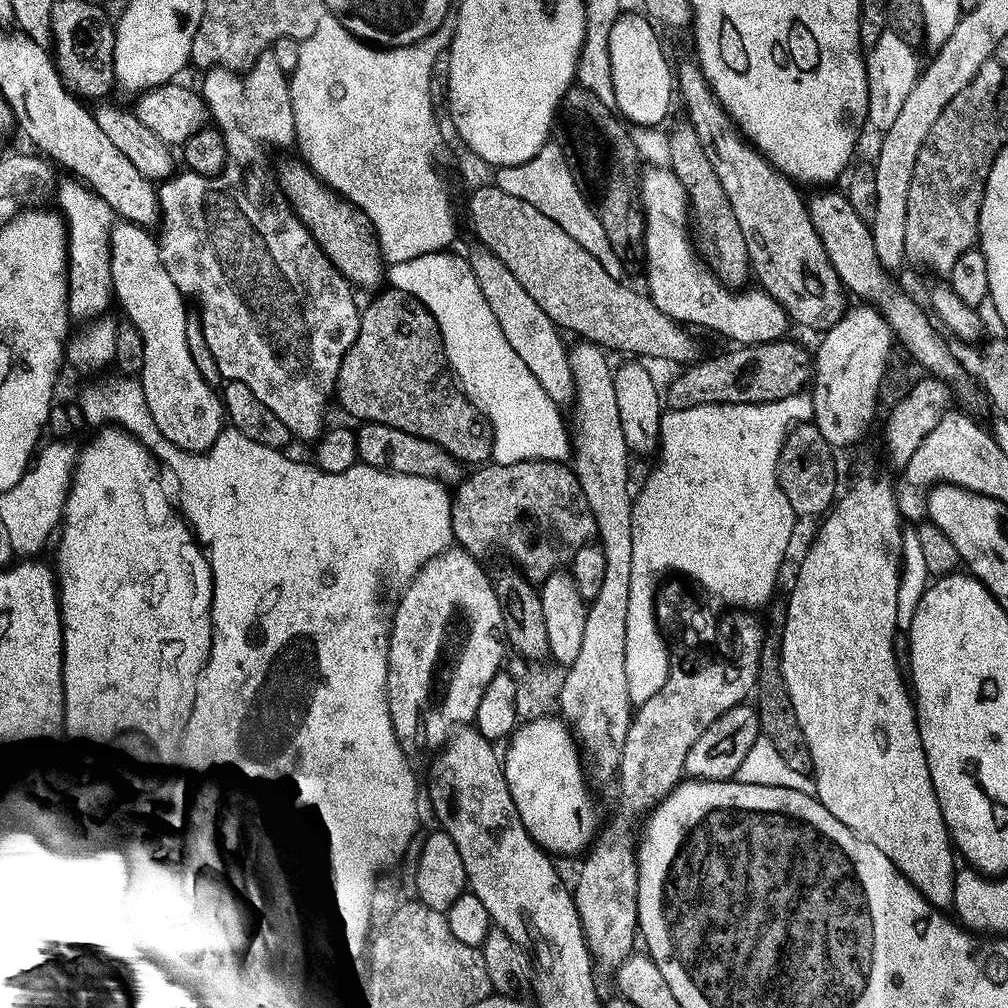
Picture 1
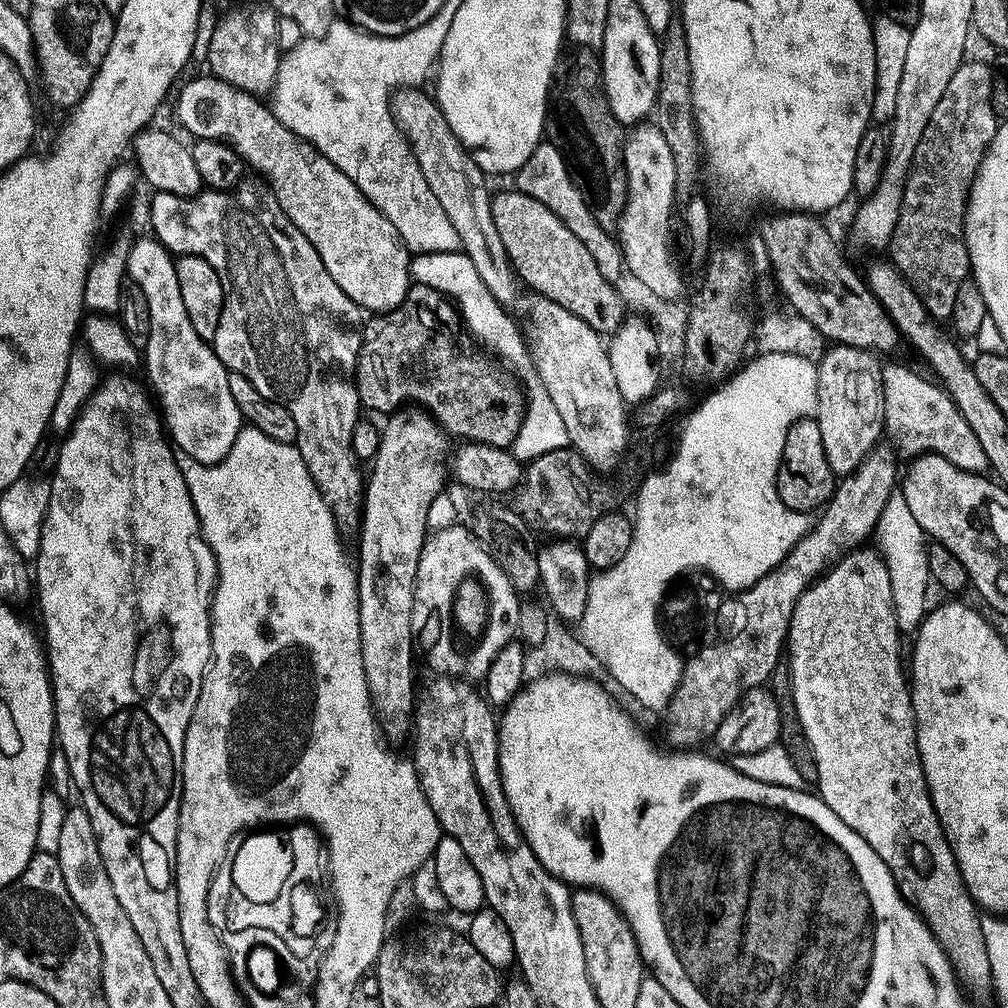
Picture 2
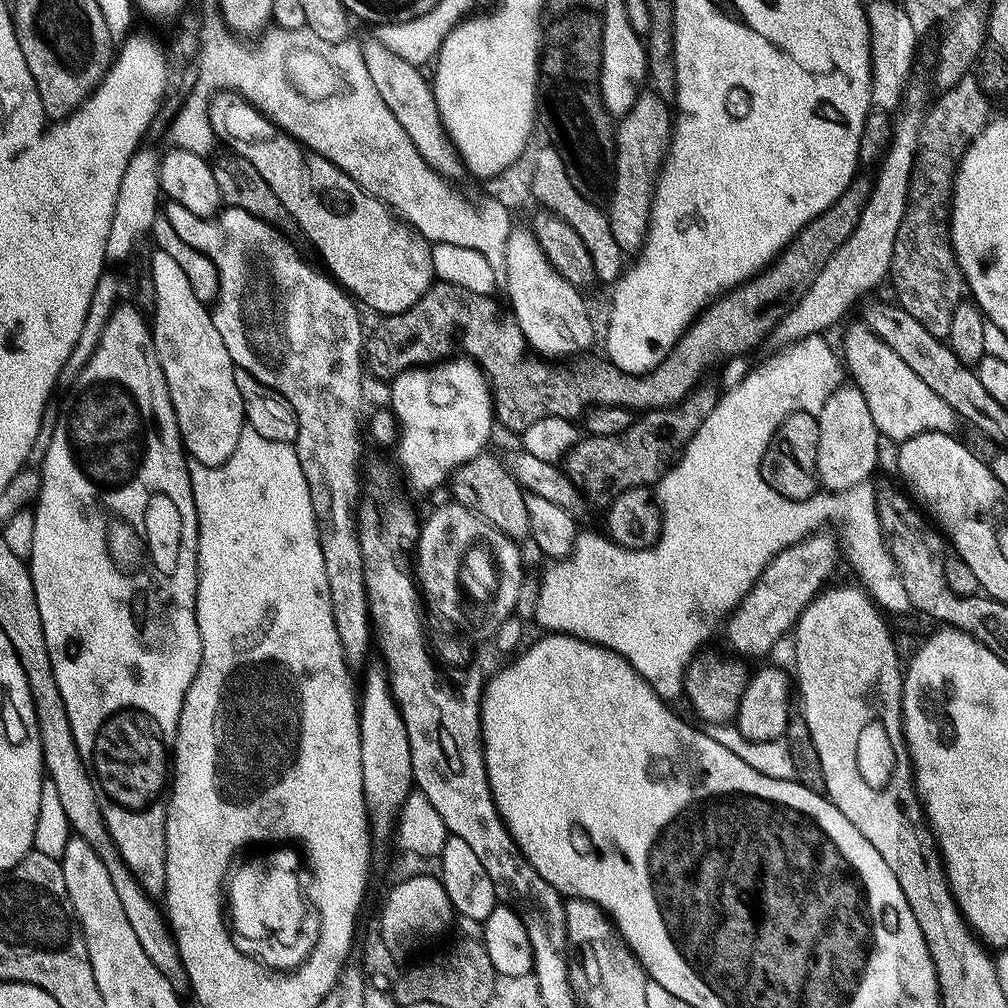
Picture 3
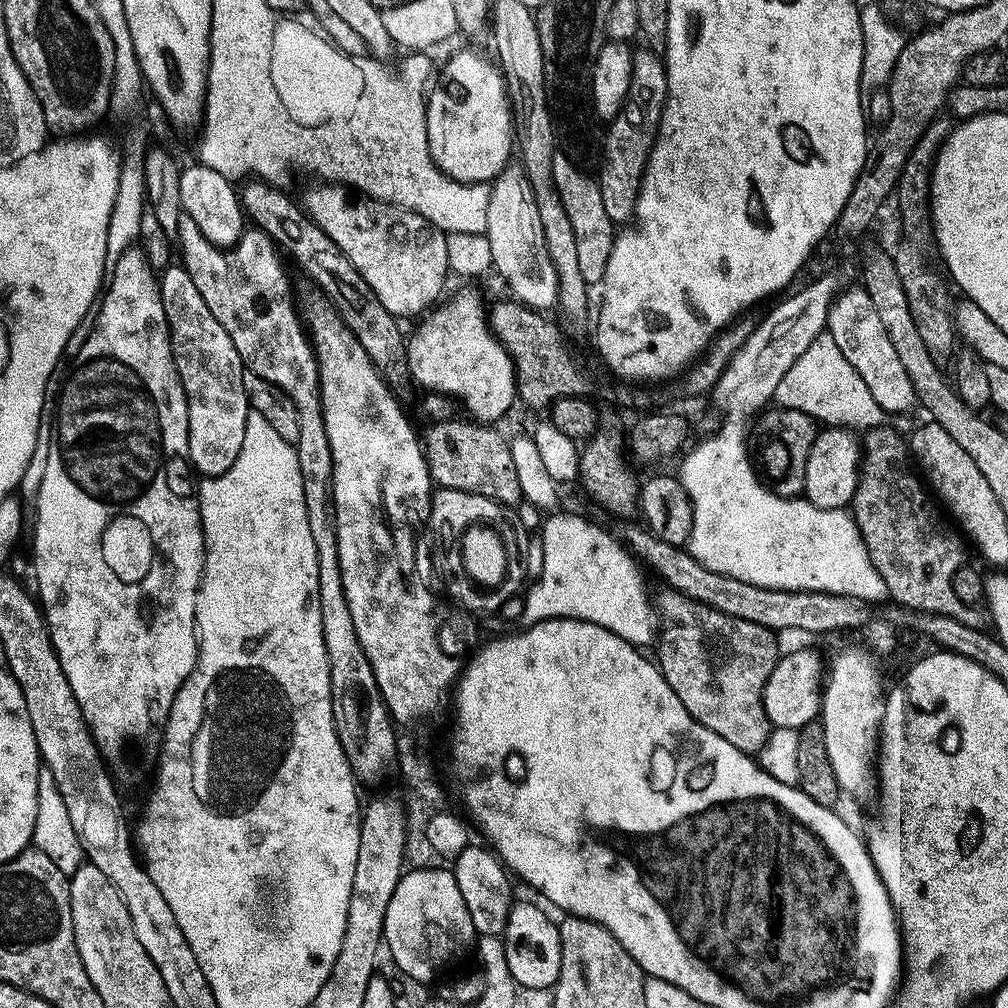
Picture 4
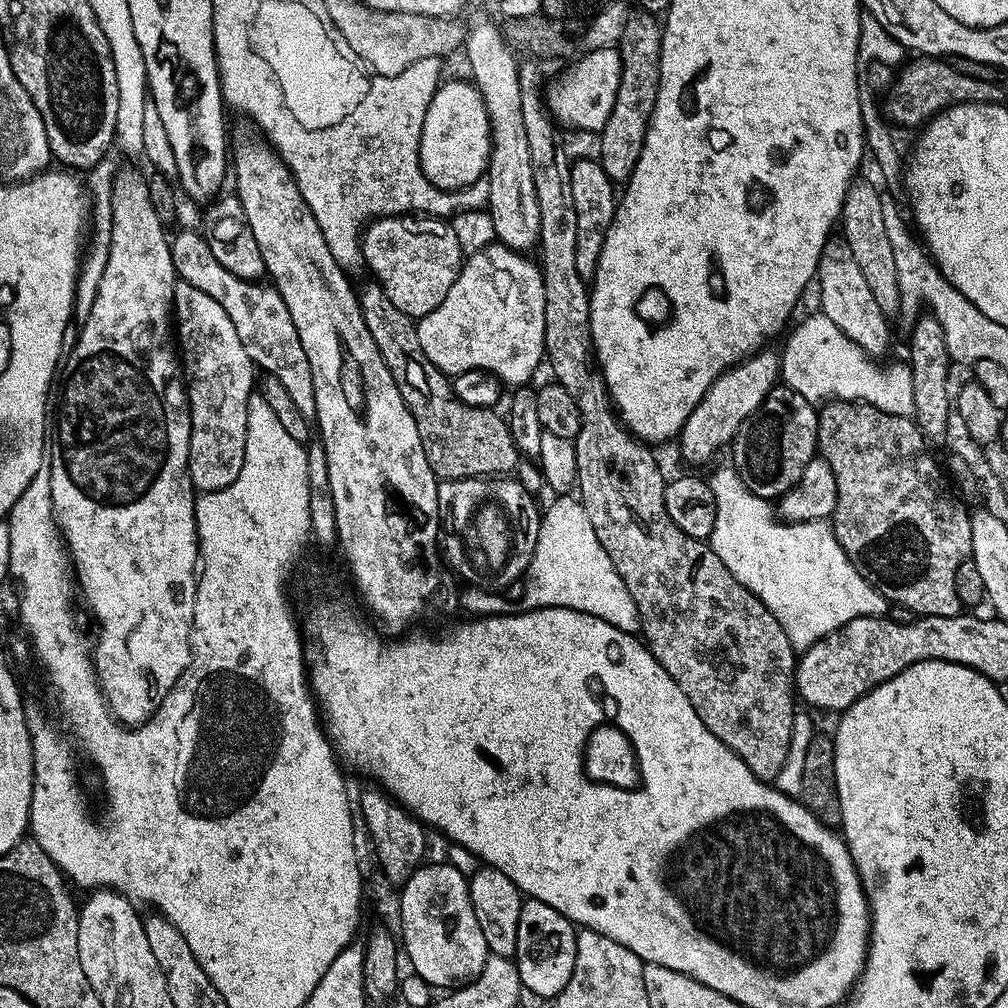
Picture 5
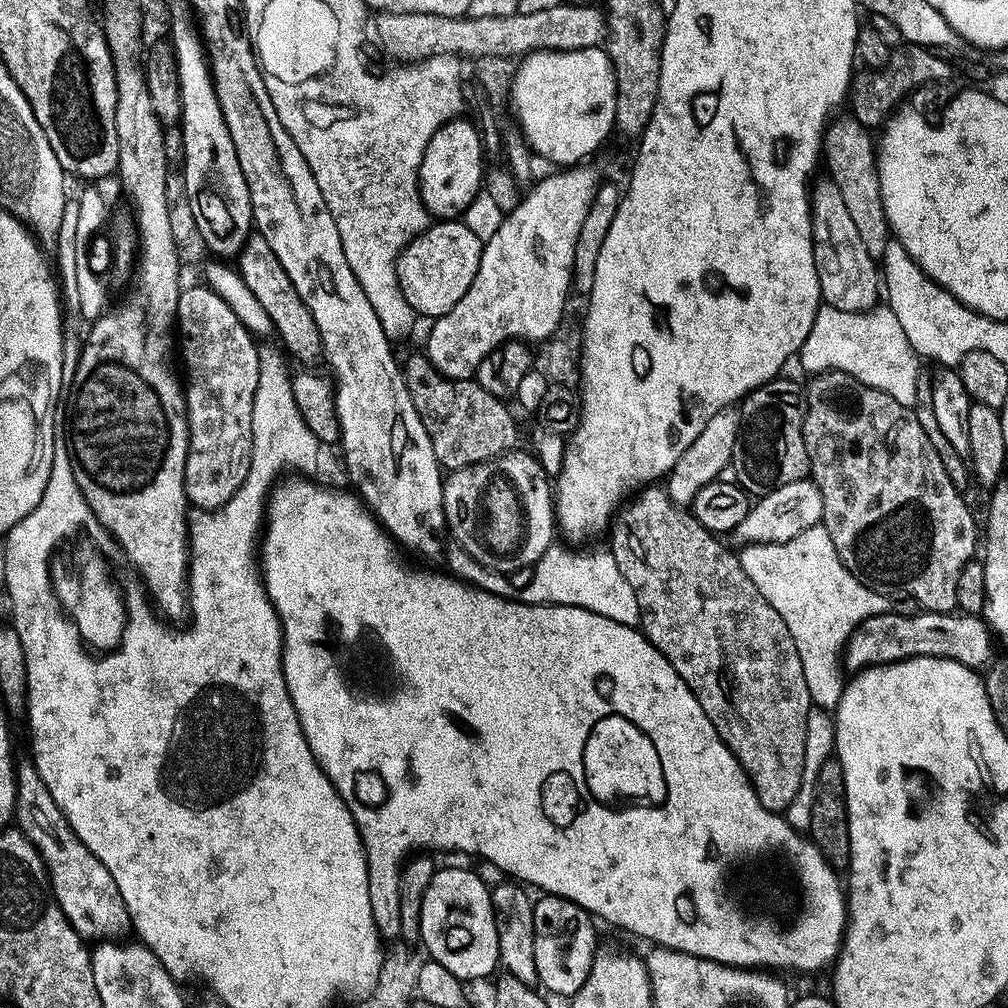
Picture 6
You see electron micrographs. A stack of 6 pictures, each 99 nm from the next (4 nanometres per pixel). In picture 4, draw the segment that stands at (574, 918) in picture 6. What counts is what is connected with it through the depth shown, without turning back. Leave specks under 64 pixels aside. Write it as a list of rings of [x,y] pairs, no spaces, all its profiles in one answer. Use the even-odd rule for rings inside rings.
[[[517,899],[512,905],[502,933],[507,965],[517,985],[523,988],[549,988],[562,970],[562,942],[557,921],[528,900]]]

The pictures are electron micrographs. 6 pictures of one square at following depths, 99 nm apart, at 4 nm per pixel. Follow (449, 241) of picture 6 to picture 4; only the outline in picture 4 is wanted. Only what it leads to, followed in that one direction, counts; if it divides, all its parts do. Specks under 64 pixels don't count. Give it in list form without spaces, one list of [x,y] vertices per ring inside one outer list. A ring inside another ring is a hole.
[[[316,182],[313,188],[306,189],[302,207],[316,225],[336,243],[338,250],[342,250],[342,254],[346,254],[350,262],[354,262],[354,270],[358,270],[358,274],[366,278],[366,286],[370,286],[370,290],[378,294],[378,302],[382,302],[382,306],[386,306],[386,310],[390,310],[392,316],[419,317],[427,313],[441,299],[440,291],[443,290],[448,276],[450,277],[446,235],[434,227],[426,217],[419,216],[411,208],[387,204],[384,200],[375,200],[373,196],[357,194],[345,185],[331,182]]]

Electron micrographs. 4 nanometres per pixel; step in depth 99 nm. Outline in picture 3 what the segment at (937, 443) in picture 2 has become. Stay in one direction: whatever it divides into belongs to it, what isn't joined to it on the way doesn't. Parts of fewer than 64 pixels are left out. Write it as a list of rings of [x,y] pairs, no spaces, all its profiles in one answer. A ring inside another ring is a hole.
[[[857,322],[845,330],[842,360],[854,384],[864,394],[881,437],[889,436],[893,442],[899,442],[923,432],[952,432],[958,424],[952,408],[946,406],[946,402],[942,402],[942,398],[938,398],[938,394],[934,394],[934,390],[930,390],[930,386],[890,350],[890,346],[886,346],[886,342],[879,340],[867,324]]]

